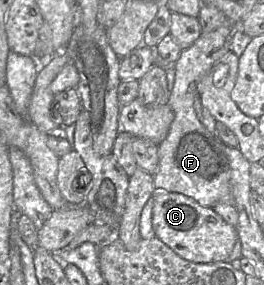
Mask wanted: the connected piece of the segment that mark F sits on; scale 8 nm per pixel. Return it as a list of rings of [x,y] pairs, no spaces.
[[[234,24],[222,25],[212,32],[202,33],[189,48],[181,52],[174,63],[175,81],[168,99],[174,120],[158,148],[159,168],[154,175],[156,191],[178,192],[205,207],[214,207],[219,202],[233,203],[230,165],[225,153],[227,145],[199,121],[194,102],[200,80],[230,51],[231,37],[236,28]]]

